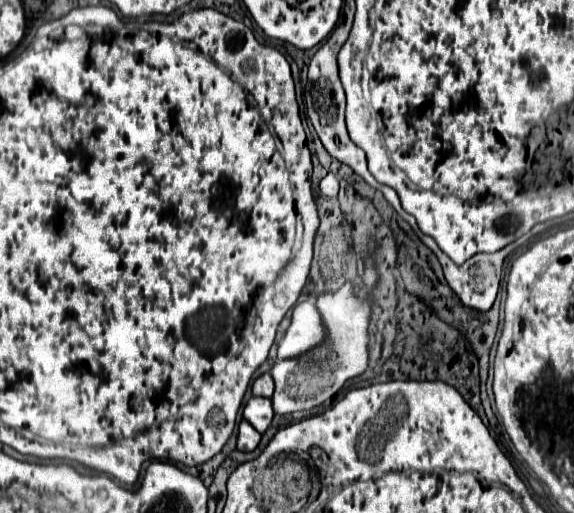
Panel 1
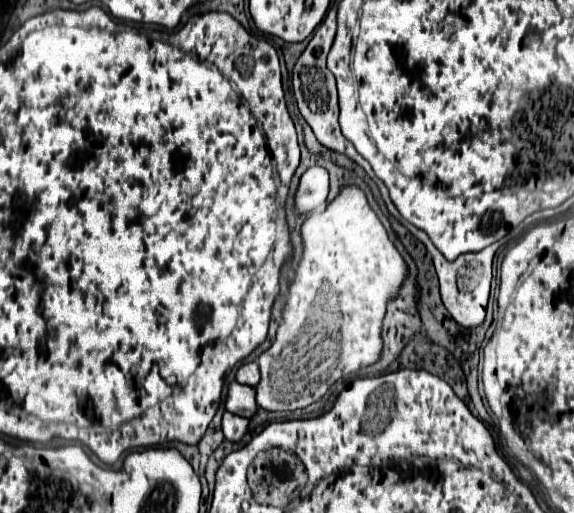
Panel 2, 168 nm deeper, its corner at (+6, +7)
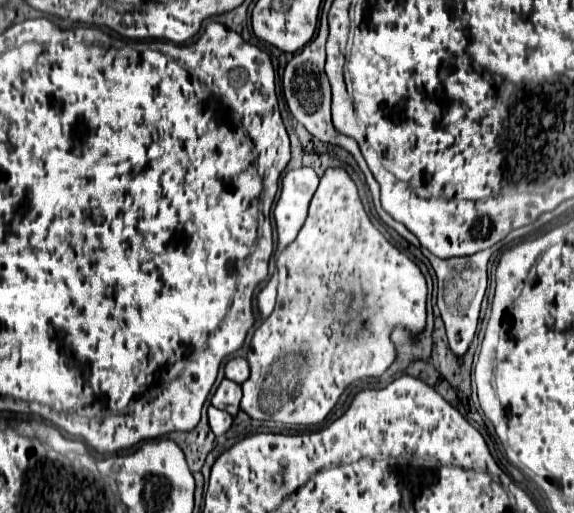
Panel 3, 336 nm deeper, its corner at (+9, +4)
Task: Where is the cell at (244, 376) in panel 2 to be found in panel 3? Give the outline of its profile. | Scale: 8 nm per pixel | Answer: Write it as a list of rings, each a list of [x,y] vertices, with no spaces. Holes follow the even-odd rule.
[[[233,358],[225,364],[225,376],[237,384],[243,384],[243,380],[249,378],[249,364],[245,358]]]

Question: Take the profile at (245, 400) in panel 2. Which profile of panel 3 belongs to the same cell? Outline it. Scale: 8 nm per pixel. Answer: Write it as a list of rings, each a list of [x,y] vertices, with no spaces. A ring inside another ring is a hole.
[[[225,378],[225,380],[219,384],[219,388],[217,388],[217,392],[215,392],[215,396],[213,396],[211,404],[213,404],[215,408],[225,410],[225,412],[229,412],[231,416],[235,416],[235,414],[239,412],[241,396],[243,396],[241,386]]]

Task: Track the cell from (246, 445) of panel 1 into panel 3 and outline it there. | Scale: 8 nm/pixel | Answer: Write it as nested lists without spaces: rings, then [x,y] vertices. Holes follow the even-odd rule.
[[[209,406],[209,426],[215,436],[223,436],[233,426],[233,416],[223,410],[217,410],[215,406]]]

